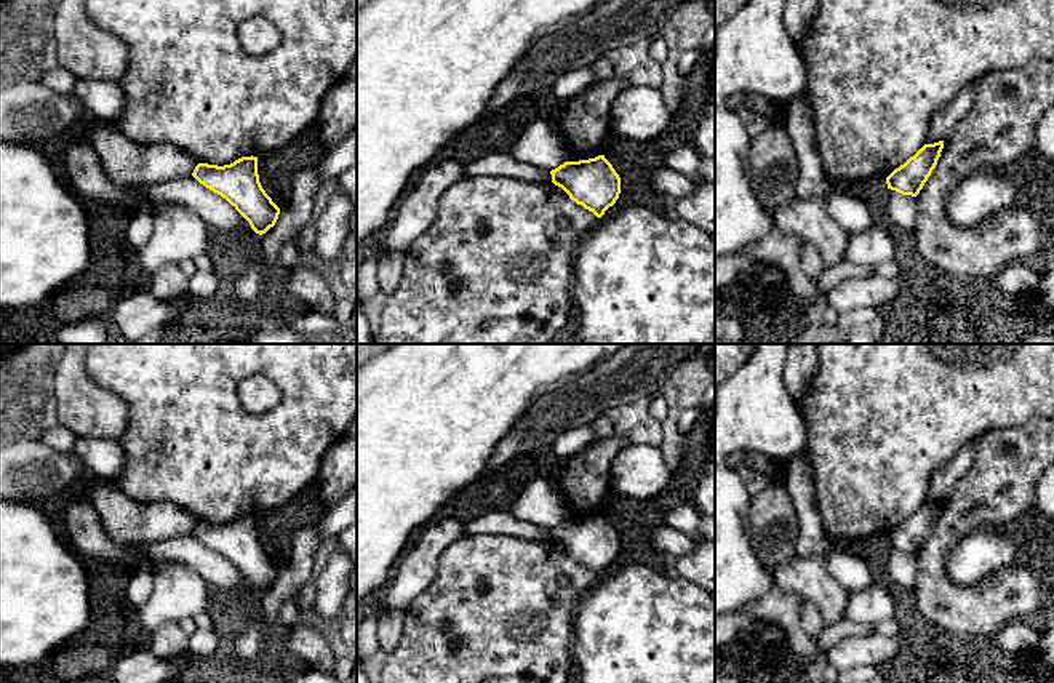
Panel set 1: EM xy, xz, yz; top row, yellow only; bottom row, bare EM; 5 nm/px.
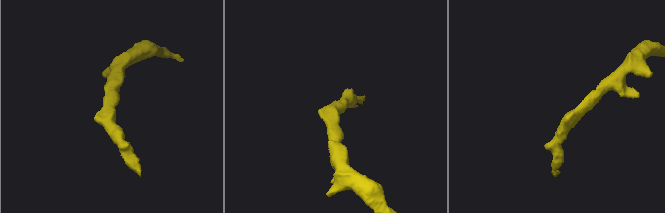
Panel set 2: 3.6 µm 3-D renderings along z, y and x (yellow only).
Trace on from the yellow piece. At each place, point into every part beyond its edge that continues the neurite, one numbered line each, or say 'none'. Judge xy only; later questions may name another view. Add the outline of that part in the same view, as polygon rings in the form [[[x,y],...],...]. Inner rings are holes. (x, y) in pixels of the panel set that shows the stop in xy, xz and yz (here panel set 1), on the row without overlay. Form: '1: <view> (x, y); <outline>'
none

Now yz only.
none

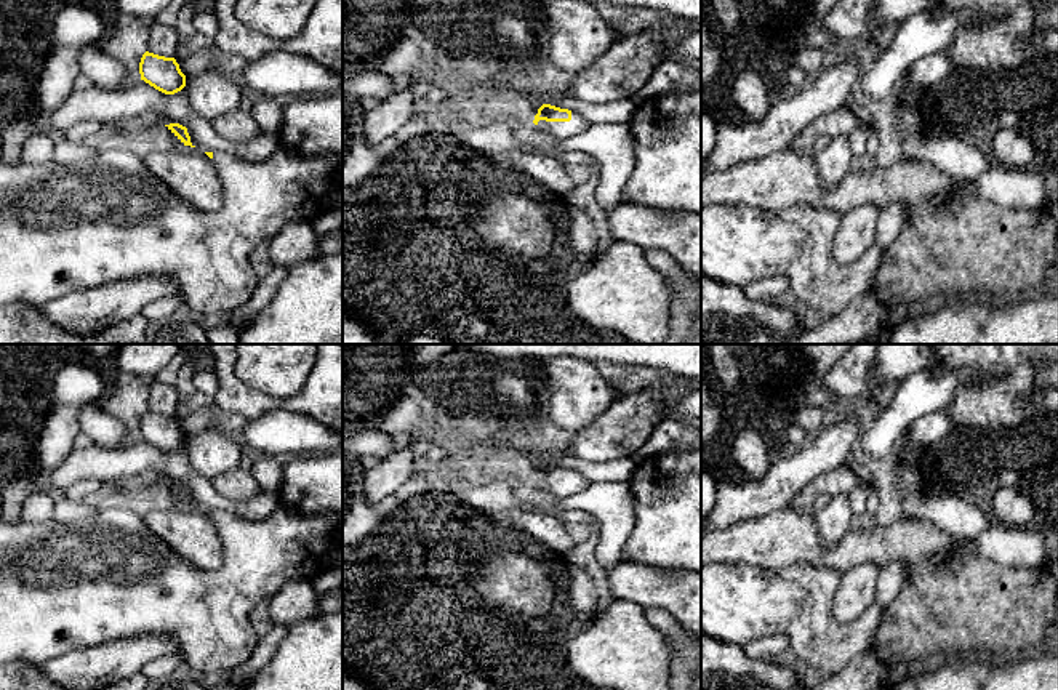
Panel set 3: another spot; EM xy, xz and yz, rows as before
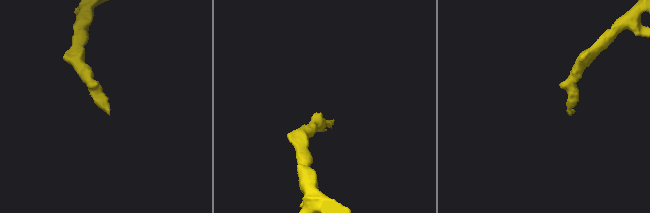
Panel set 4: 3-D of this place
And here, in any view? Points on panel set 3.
1: xz (562, 489); [[[571,471],[570,480],[546,480],[546,479],[538,480],[538,487],[541,490],[552,493],[559,499],[573,496],[587,488],[591,483],[592,480],[579,474],[578,471]]]

